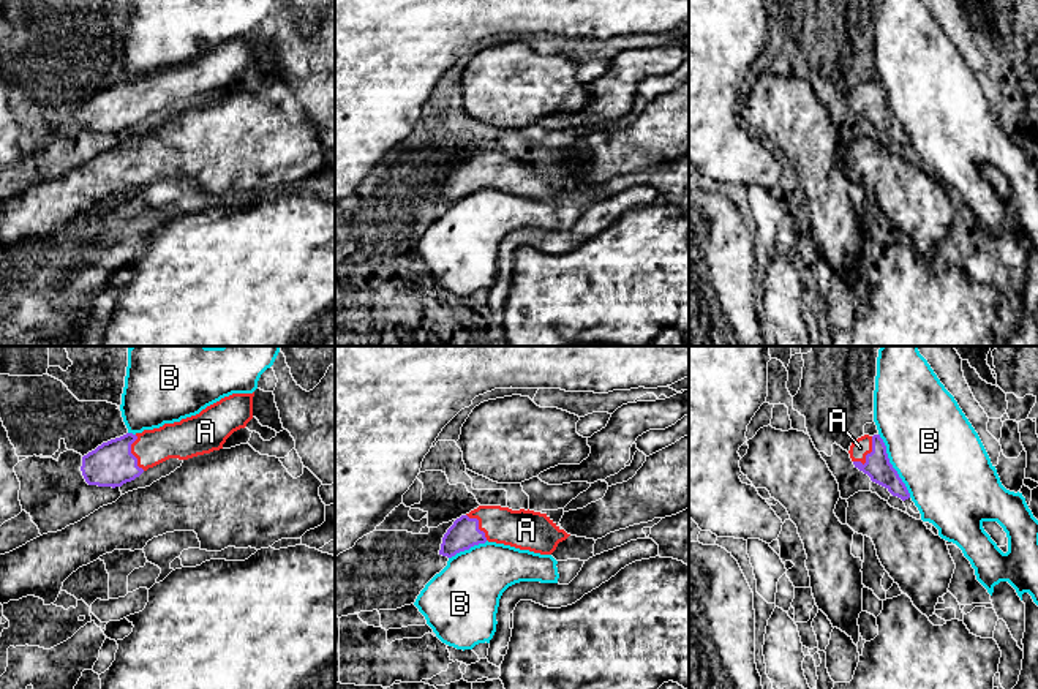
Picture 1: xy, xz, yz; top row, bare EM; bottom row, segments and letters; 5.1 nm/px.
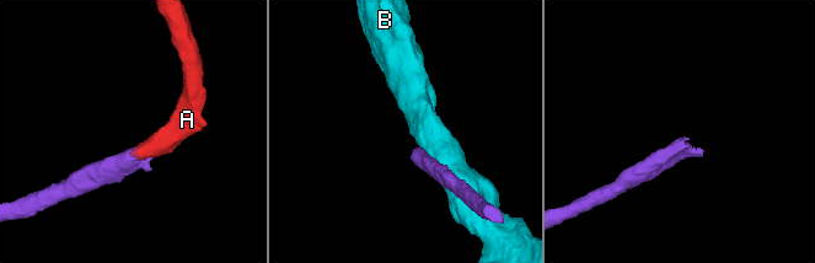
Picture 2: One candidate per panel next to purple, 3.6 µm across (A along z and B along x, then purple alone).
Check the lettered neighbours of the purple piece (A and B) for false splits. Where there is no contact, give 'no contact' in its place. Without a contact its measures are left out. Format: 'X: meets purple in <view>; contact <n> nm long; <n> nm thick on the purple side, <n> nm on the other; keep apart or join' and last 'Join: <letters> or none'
A: meets purple in yz; contact 170 nm long; 140 nm thick on the purple side, 100 nm on the other; join
B: meets purple in yz; contact 360 nm long; 140 nm thick on the purple side, 440 nm on the other; keep apart
Join: A

